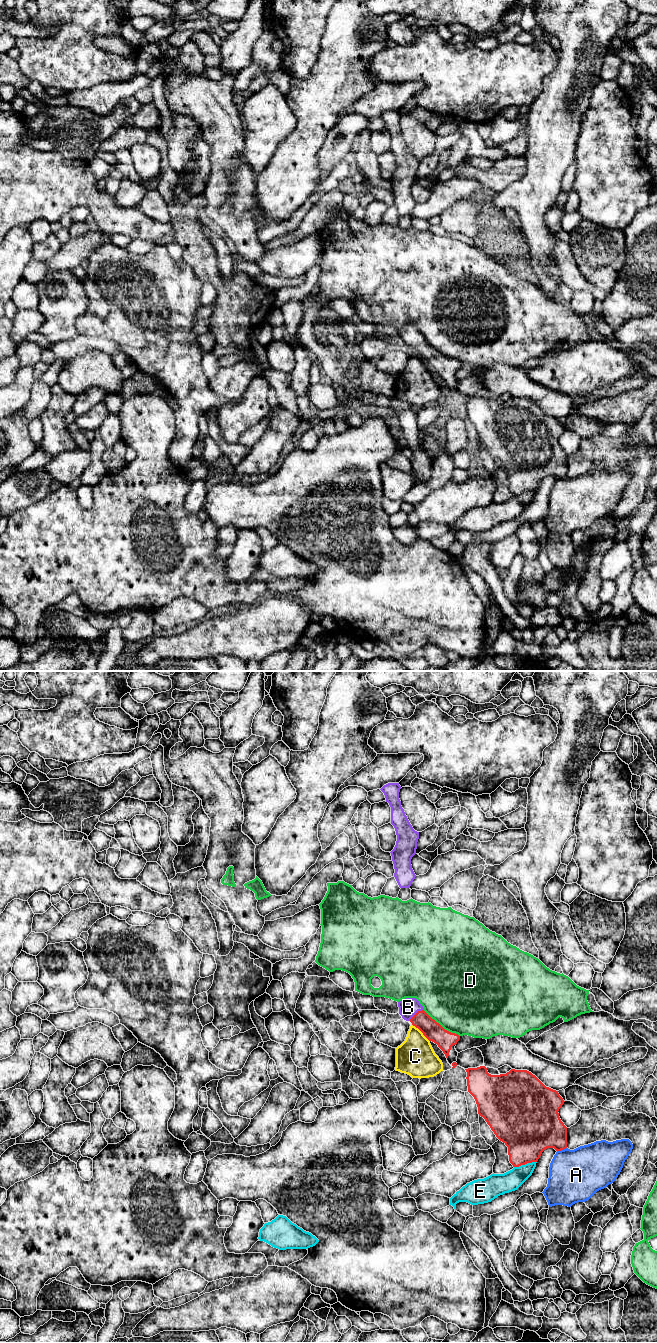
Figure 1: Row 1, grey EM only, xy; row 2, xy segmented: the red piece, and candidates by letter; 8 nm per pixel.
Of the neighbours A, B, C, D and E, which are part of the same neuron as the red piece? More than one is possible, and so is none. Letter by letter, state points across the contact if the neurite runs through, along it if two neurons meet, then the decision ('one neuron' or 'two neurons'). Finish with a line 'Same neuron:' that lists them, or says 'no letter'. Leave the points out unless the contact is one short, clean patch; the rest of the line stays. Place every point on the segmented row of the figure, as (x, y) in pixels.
A: two neurons
B: runs through xy (433, 1031), (416, 1013), (408, 1007); one neuron
C: two neurons
D: border along xy (423, 1010), (445, 1029), (459, 1036); two neurons
E: two neurons
Same neuron: B

